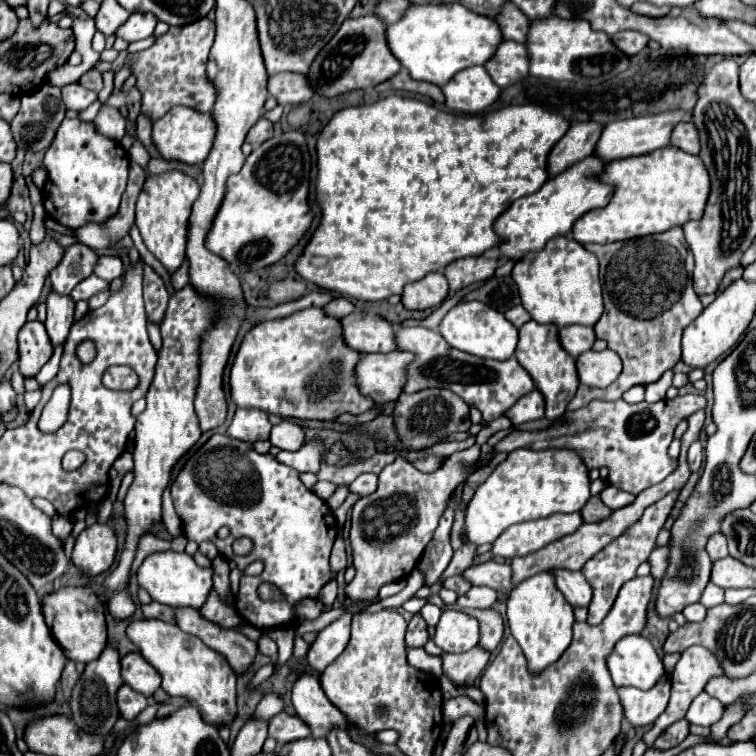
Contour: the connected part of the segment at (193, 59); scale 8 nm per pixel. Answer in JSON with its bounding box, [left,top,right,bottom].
[126,17,216,123]

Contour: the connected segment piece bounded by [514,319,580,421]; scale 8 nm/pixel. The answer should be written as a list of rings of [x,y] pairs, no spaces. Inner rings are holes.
[[[530,319],[528,323],[524,323],[520,327],[520,341],[516,347],[516,359],[520,361],[520,365],[532,375],[536,389],[544,393],[546,399],[546,417],[548,419],[558,419],[564,415],[566,405],[570,403],[570,399],[574,397],[580,381],[578,381],[578,373],[576,373],[576,359],[568,357],[568,353],[564,353],[564,349],[560,349],[560,341],[558,341],[558,329],[556,325],[540,325],[534,319]]]

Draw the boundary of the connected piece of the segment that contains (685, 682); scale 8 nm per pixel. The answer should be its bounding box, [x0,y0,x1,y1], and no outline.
[642,647,722,747]

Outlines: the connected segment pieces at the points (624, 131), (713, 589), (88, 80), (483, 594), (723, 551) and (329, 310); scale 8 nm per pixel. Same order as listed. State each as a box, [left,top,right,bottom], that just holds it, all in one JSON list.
[[594,111,690,161],[700,583,724,607],[78,69,104,93],[456,587,498,609],[706,533,728,559],[322,297,354,319]]

